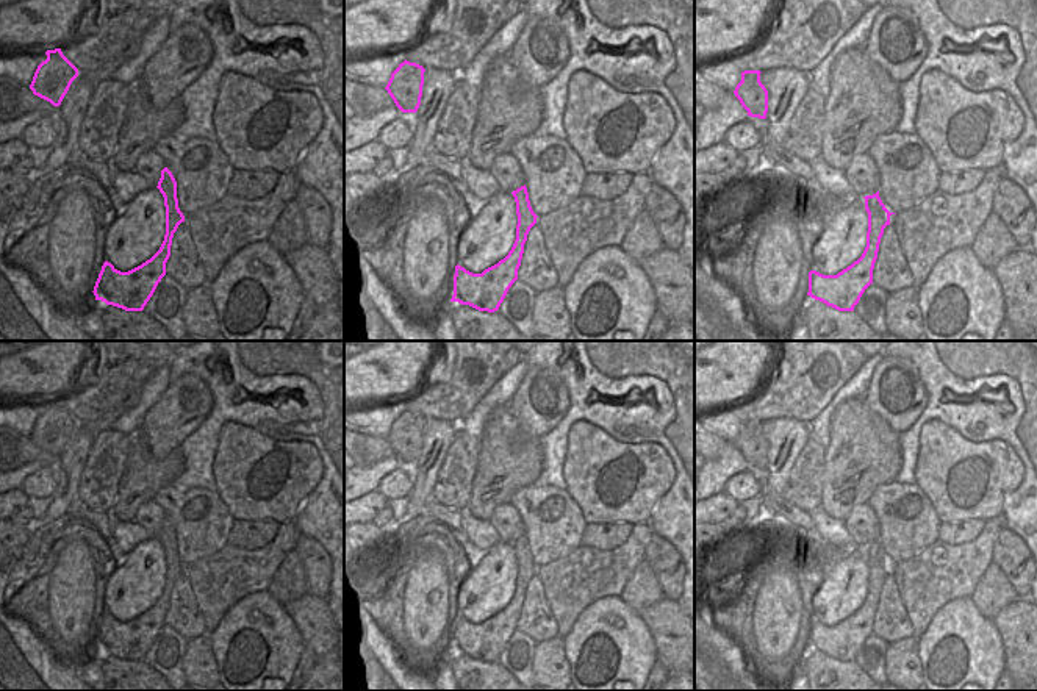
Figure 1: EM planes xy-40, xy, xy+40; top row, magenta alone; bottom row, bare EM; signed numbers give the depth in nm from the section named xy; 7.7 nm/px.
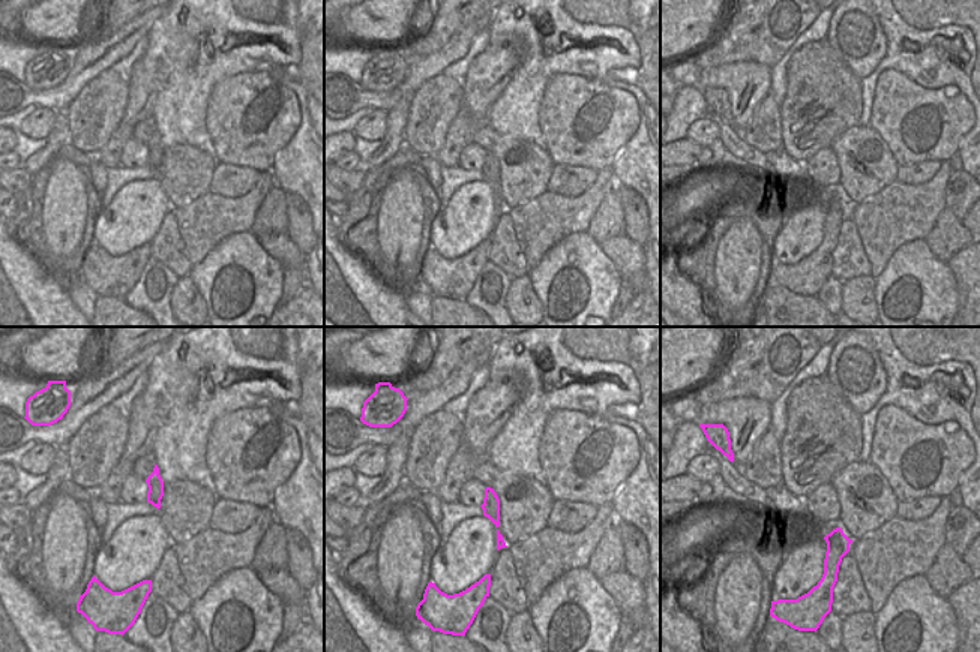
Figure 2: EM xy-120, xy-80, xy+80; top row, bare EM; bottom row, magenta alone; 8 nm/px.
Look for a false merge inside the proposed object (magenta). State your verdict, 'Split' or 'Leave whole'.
Split

